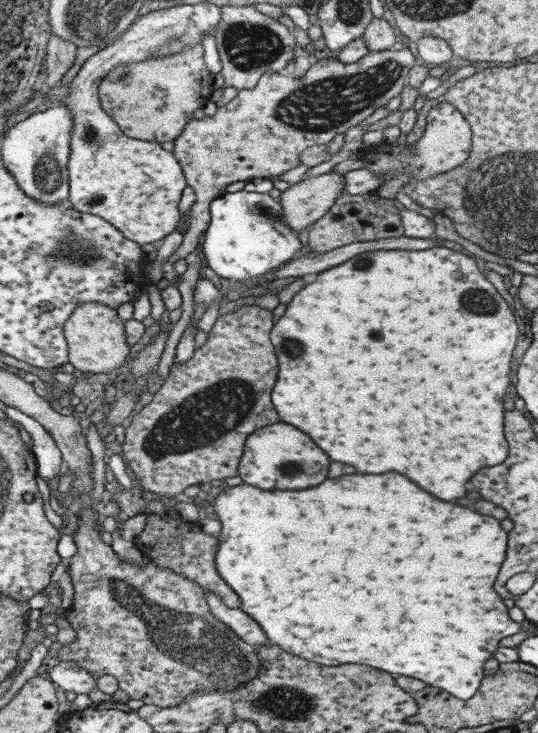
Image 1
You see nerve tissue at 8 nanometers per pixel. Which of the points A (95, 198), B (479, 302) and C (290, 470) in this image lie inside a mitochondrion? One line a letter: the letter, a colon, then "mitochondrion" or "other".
A: mitochondrion
B: mitochondrion
C: mitochondrion

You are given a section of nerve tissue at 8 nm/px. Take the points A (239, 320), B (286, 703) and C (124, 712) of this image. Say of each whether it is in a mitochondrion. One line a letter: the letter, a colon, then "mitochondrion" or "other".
A: other
B: mitochondrion
C: other

